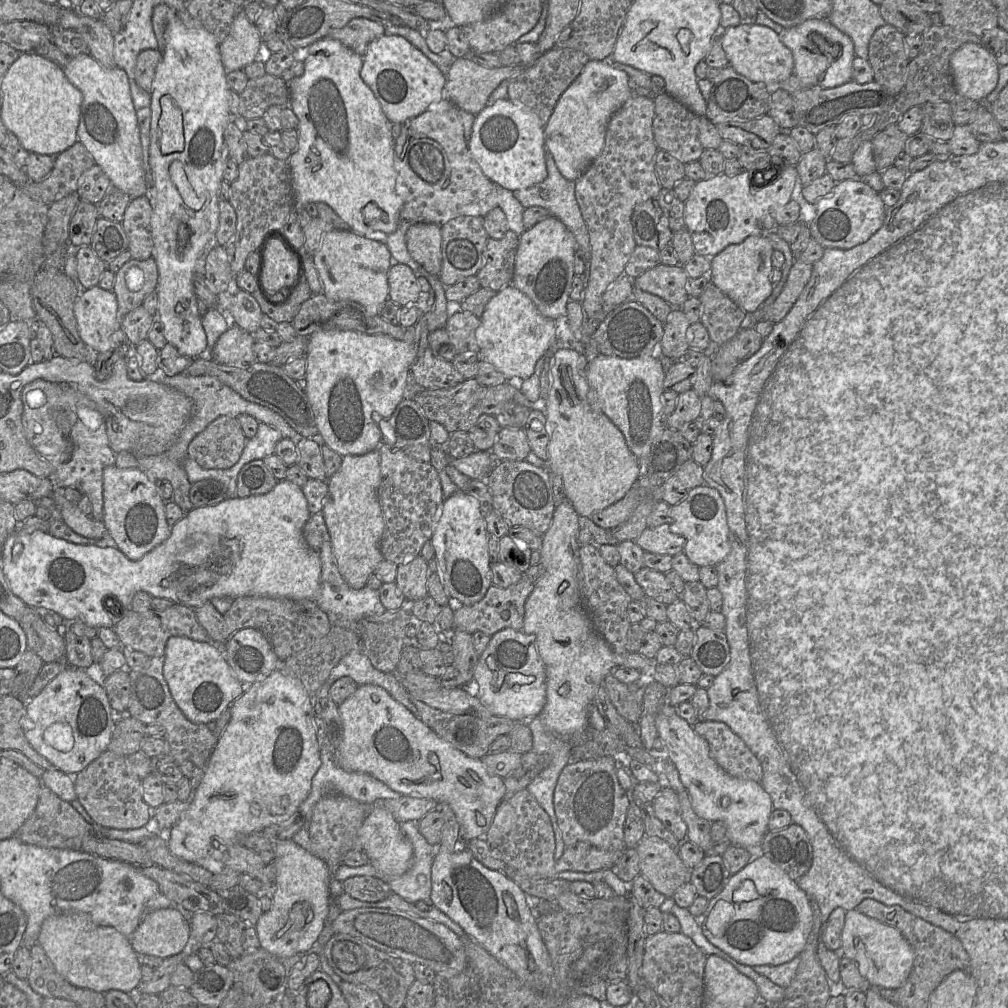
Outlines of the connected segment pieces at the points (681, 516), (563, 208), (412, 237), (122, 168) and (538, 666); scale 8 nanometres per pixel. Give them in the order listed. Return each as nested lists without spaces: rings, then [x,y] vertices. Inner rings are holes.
[[[706,485],[692,489],[678,504],[670,508],[670,530],[685,538],[684,553],[698,567],[717,566],[730,552],[726,508],[720,493]]]
[[[545,146],[545,159],[547,167],[547,177],[544,181],[529,188],[512,191],[516,199],[524,208],[540,206],[547,209],[553,216],[557,217],[574,235],[577,248],[581,250],[589,249],[589,233],[582,217],[579,204],[575,196],[575,182],[566,179],[559,171],[553,155]]]
[[[425,222],[414,223],[408,228],[405,240],[411,257],[427,272],[440,278],[441,226]]]
[[[90,54],[70,58],[63,68],[67,79],[82,93],[77,139],[84,145],[113,186],[131,198],[148,194],[142,163],[137,114],[126,72],[117,66],[102,65]]]
[[[505,628],[493,634],[486,649],[478,658],[474,680],[477,683],[475,694],[487,710],[494,715],[529,725],[529,721],[541,712],[546,703],[545,665],[536,649],[535,635],[512,628]]]

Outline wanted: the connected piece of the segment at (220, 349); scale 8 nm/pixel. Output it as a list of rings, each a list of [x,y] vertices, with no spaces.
[[[233,324],[210,349],[211,358],[217,363],[246,368],[257,361],[253,351],[253,335]]]

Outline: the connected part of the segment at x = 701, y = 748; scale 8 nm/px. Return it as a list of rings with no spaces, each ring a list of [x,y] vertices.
[[[664,702],[656,716],[658,738],[667,748],[669,760],[678,770],[680,779],[689,793],[696,814],[711,822],[721,821],[726,826],[726,838],[732,845],[746,848],[753,856],[761,856],[762,842],[768,832],[768,821],[774,810],[770,795],[760,783],[736,778],[726,773],[712,758],[707,740],[697,734],[694,728],[676,713],[676,707]]]

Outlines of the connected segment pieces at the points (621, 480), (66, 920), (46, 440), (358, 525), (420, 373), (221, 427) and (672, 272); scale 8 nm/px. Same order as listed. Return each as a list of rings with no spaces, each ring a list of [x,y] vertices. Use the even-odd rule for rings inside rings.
[[[570,347],[558,348],[551,359],[550,386],[542,410],[546,416],[549,436],[547,469],[562,477],[566,499],[580,517],[590,517],[622,499],[640,476],[640,460],[630,451],[619,428],[588,401],[589,385],[586,379],[587,359]]]
[[[81,913],[46,918],[41,925],[37,944],[43,948],[57,973],[76,987],[101,993],[108,990],[129,993],[141,983],[141,965],[130,939],[114,927],[93,923]]]
[[[36,380],[28,384],[22,392],[24,405],[22,421],[26,437],[38,454],[54,467],[53,479],[56,487],[72,487],[89,497],[92,503],[91,517],[97,521],[103,519],[103,470],[115,465],[115,453],[109,446],[104,421],[97,413],[93,401],[83,395],[75,384]]]
[[[374,449],[362,455],[345,455],[340,468],[328,478],[328,493],[322,514],[331,538],[339,573],[353,589],[366,586],[367,580],[383,560],[380,541],[384,530],[378,499],[381,483],[380,453]]]
[[[429,347],[412,365],[411,381],[426,389],[450,388],[463,380],[451,361],[435,356]]]
[[[219,416],[190,442],[188,456],[205,469],[228,469],[239,460],[246,440],[237,418]]]
[[[658,266],[647,270],[633,280],[634,287],[656,295],[672,307],[682,307],[689,298],[688,275],[684,266]]]

